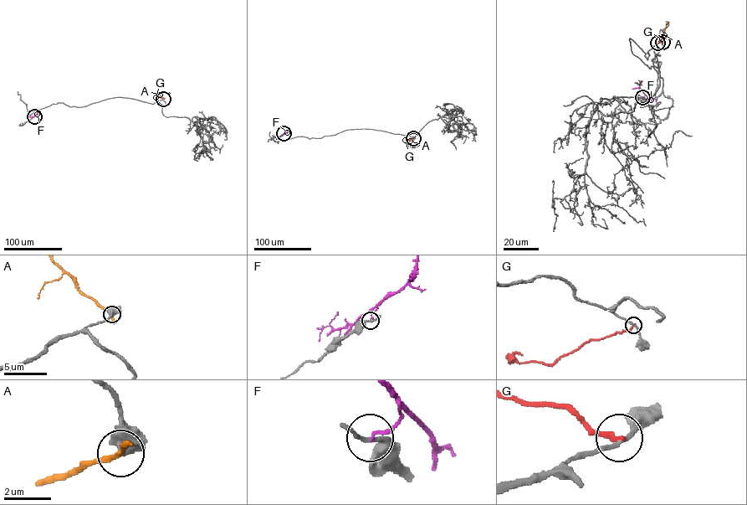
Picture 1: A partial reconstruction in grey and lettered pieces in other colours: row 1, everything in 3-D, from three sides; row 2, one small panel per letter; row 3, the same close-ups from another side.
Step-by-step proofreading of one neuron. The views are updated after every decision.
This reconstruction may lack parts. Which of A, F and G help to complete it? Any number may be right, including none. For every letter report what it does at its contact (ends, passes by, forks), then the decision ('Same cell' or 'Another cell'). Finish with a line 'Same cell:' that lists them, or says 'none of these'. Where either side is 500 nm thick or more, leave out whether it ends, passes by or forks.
A: Another cell
F: It ends there. Another cell
G: It ends there. Another cell
Same cell: none of these

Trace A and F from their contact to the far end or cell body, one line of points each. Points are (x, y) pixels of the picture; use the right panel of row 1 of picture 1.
A: (662, 42), (666, 24), (668, 22)
F: (642, 97), (654, 98), (657, 104)

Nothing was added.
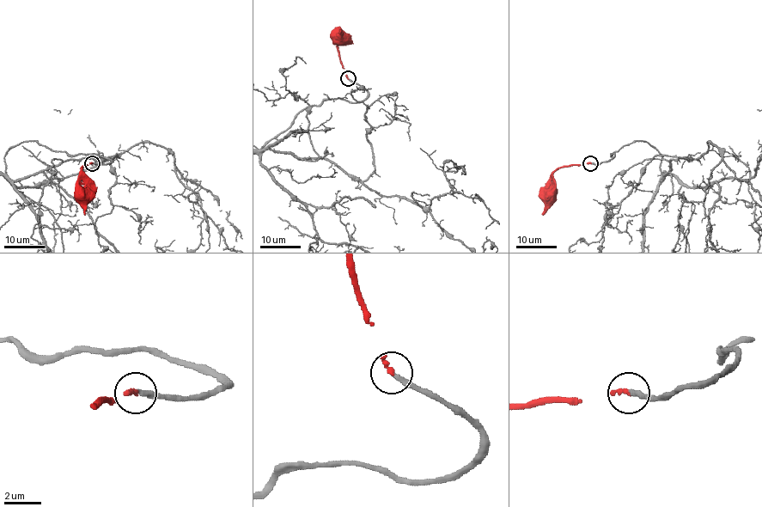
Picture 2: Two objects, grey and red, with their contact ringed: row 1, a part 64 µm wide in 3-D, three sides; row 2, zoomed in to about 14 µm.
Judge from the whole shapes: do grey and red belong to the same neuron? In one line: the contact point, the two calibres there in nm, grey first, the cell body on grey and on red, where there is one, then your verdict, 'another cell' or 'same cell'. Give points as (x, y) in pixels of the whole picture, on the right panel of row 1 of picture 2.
at (590, 163); 240 nm thick on the grey side, 240 nm on the other; no cell body on grey; cell body of red at (549, 194); same cell

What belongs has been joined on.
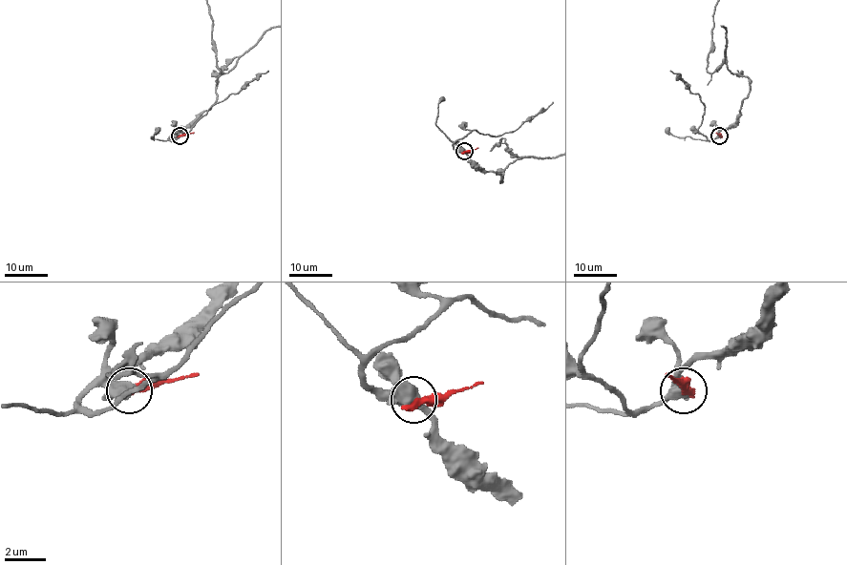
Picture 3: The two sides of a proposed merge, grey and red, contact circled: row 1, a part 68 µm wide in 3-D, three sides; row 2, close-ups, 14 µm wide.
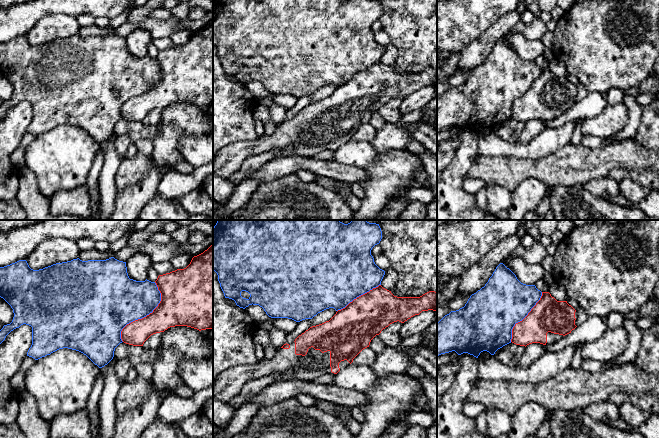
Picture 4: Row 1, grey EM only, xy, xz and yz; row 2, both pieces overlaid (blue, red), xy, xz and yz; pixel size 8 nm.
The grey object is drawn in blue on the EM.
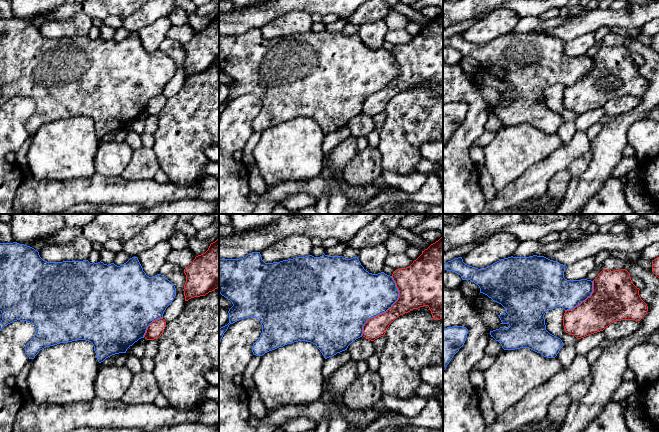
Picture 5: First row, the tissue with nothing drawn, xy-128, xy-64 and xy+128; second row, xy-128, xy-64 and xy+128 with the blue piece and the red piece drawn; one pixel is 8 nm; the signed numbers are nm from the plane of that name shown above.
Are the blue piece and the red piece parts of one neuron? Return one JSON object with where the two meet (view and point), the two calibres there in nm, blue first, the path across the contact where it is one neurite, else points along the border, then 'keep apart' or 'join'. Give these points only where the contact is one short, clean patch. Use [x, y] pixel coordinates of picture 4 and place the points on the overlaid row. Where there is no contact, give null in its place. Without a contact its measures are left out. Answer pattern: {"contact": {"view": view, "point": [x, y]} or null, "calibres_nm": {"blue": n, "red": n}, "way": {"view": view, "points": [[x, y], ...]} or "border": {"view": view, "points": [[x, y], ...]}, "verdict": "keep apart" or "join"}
{"contact": {"view": "xy", "point": [145, 316]}, "calibres_nm": {"blue": 400, "red": 280}, "verdict": "keep apart"}

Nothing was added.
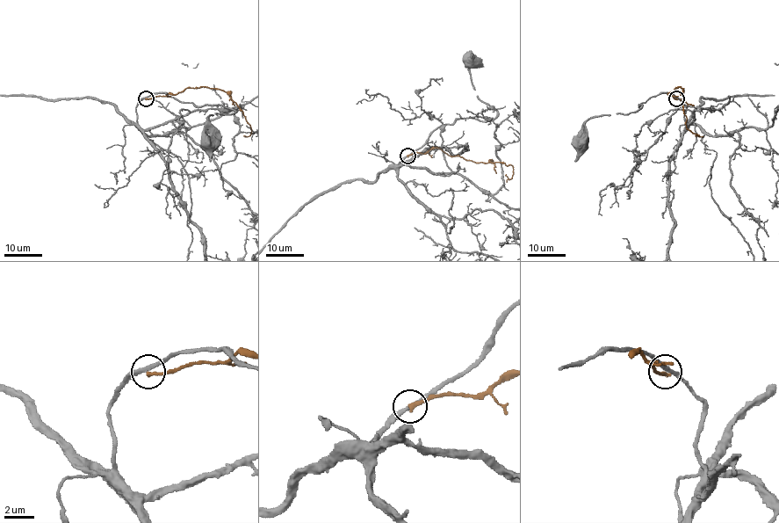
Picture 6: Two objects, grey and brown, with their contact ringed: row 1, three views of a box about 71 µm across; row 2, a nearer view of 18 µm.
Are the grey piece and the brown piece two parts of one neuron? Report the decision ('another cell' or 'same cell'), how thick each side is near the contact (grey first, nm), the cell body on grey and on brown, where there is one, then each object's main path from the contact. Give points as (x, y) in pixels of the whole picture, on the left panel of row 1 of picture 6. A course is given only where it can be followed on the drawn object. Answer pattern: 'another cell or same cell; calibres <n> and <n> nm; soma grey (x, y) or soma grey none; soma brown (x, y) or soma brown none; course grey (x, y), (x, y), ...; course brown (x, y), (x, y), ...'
another cell; calibres 240 and 280 nm; soma grey (208, 142); soma brown none; course grey (145, 98), (165, 93), (180, 102), (219, 105), (235, 112), (208, 118), (212, 140), (210, 144); course brown (145, 98), (177, 94), (188, 88), (223, 90), (229, 94), (251, 129), (250, 134), (244, 135)

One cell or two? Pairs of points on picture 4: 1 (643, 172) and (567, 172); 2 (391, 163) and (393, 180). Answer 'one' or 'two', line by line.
1: one
2: one

